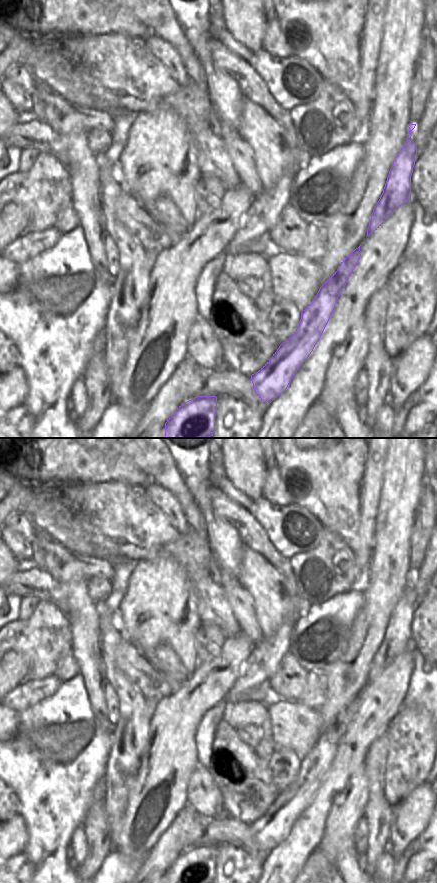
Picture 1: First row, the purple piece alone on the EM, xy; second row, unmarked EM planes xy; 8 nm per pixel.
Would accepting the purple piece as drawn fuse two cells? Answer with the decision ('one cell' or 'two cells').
one cell

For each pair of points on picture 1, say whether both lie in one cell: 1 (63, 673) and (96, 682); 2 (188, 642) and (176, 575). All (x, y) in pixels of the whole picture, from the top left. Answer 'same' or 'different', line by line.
1: different
2: same

